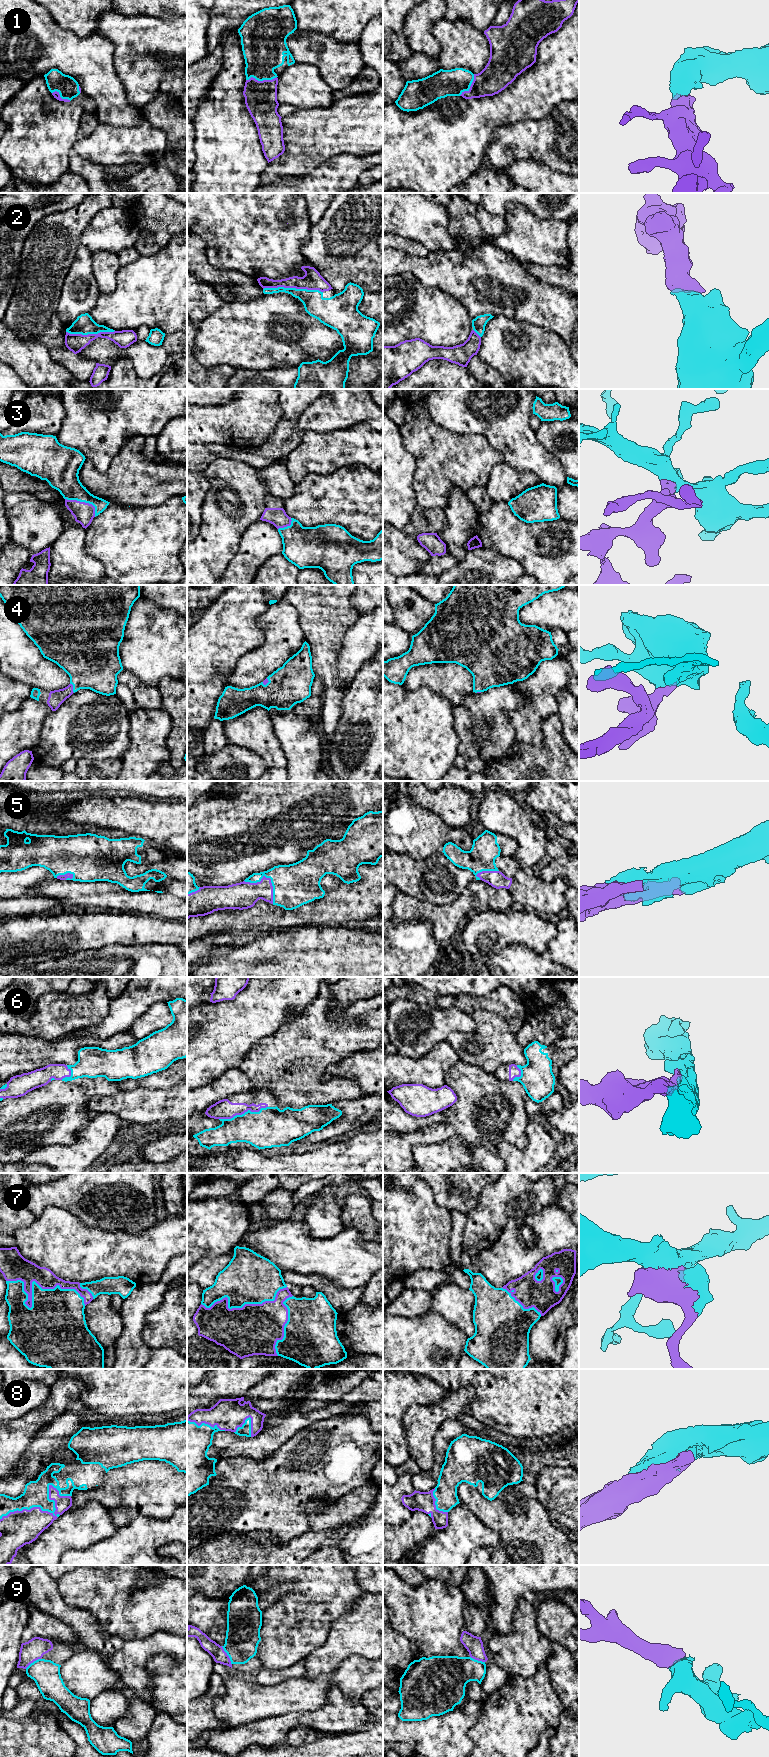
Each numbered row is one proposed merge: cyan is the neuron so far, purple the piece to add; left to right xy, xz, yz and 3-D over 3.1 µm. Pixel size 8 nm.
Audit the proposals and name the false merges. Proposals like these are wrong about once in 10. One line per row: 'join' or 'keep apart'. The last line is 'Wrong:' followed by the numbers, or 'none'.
1: join
2: join
3: join
4: join
5: join
6: join
7: join
8: join
9: join
Wrong: none

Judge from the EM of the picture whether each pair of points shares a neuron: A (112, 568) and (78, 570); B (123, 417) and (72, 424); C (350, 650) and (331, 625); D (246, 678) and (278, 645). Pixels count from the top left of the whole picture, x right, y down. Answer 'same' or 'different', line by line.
A: different
B: same
C: different
D: same

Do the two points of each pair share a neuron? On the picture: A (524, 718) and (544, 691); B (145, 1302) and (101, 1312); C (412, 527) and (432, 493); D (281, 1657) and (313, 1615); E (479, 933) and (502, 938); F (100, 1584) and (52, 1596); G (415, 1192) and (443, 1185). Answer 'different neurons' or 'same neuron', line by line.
A: same neuron
B: different neurons
C: different neurons
D: same neuron
E: same neuron
F: different neurons
G: different neurons

